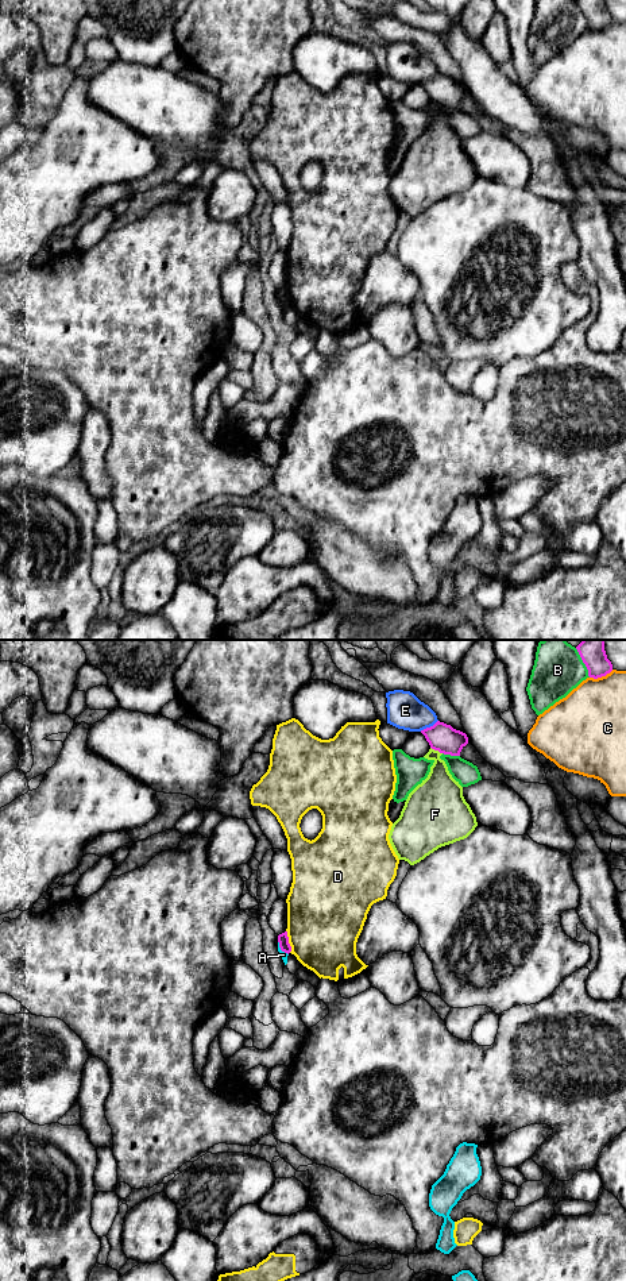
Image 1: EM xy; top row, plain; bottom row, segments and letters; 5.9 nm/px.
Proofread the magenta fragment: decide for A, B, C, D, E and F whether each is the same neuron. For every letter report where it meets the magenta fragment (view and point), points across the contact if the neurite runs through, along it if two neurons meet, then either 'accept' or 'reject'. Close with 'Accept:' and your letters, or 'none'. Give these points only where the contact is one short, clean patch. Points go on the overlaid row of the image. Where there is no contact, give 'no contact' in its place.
A: contact xy (281, 949); border xy (278, 941), (278, 946), (288, 955); reject
B: contact xy (583, 662); reject
C: contact xy (601, 676); reject
D: contact xy (288, 941); reject
E: contact xy (428, 728); reject
F: contact xy (436, 749); reject
Accept: none

